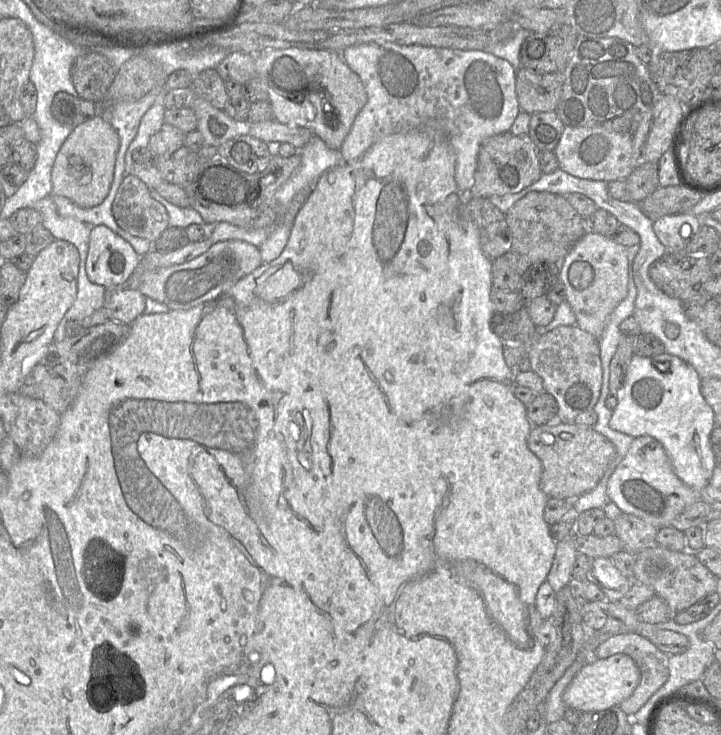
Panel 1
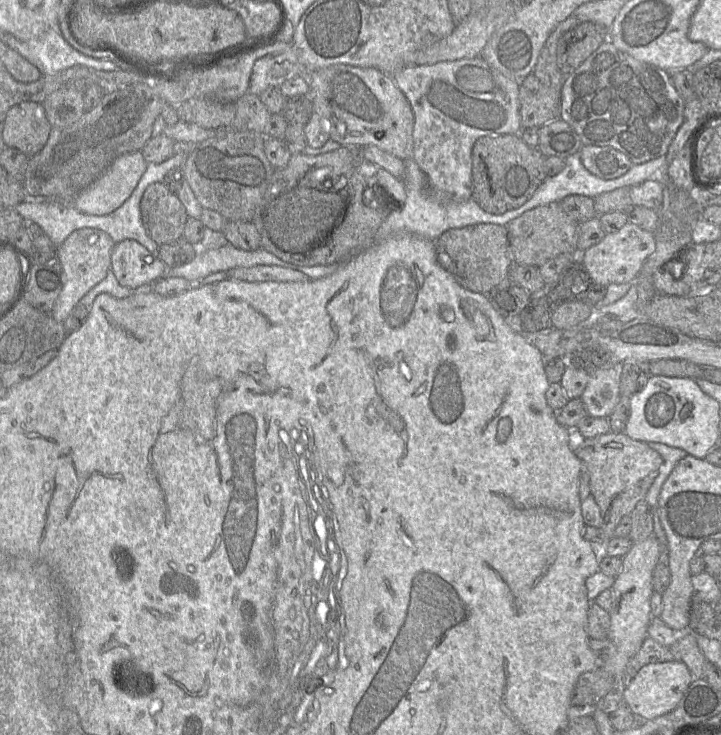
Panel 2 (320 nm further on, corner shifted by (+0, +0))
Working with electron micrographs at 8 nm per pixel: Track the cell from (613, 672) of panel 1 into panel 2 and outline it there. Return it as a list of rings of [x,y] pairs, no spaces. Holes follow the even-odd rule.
[[[678,660],[647,664],[626,685],[623,702],[634,716],[654,719],[671,712],[677,706],[693,679],[688,667]]]

